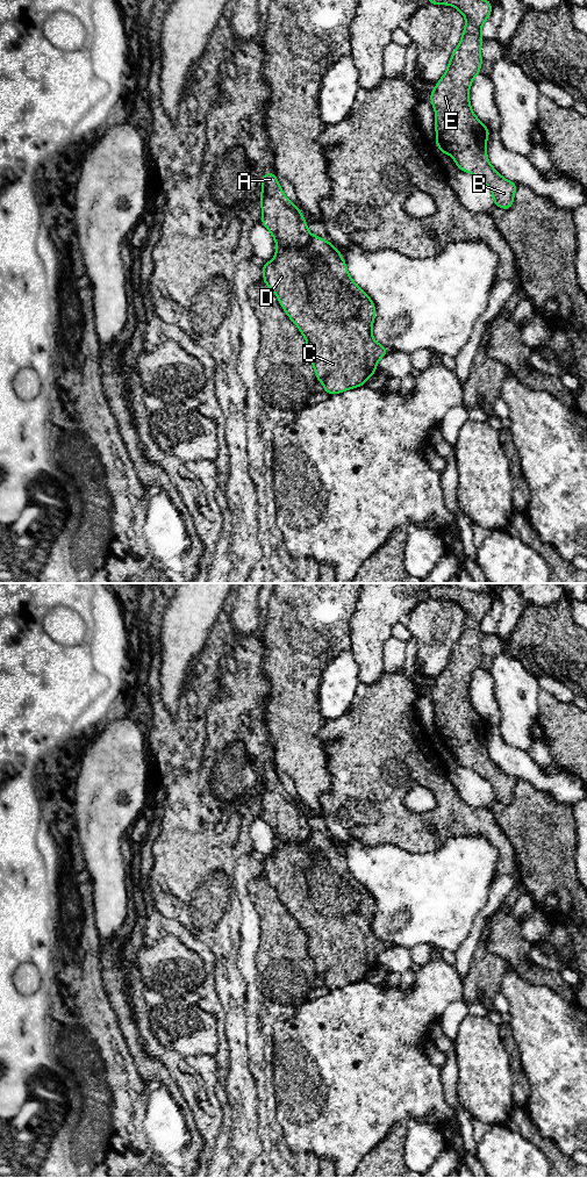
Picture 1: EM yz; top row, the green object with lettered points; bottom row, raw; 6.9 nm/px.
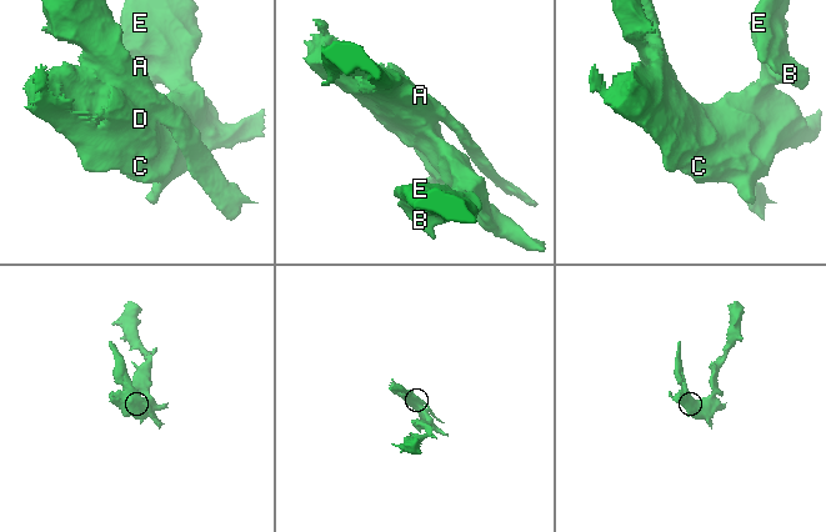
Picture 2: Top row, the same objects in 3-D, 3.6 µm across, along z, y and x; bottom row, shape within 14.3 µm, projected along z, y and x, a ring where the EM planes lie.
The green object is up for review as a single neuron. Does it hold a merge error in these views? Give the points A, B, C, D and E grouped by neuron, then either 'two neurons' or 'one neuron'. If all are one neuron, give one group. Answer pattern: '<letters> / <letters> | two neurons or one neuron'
A / B C D E | two neurons

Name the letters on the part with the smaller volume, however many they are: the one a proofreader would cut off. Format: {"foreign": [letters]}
{"foreign": ["A"]}

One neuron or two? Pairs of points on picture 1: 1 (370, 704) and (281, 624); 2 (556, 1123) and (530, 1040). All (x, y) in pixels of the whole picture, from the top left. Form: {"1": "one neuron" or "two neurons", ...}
{"1": "two neurons", "2": "one neuron"}

